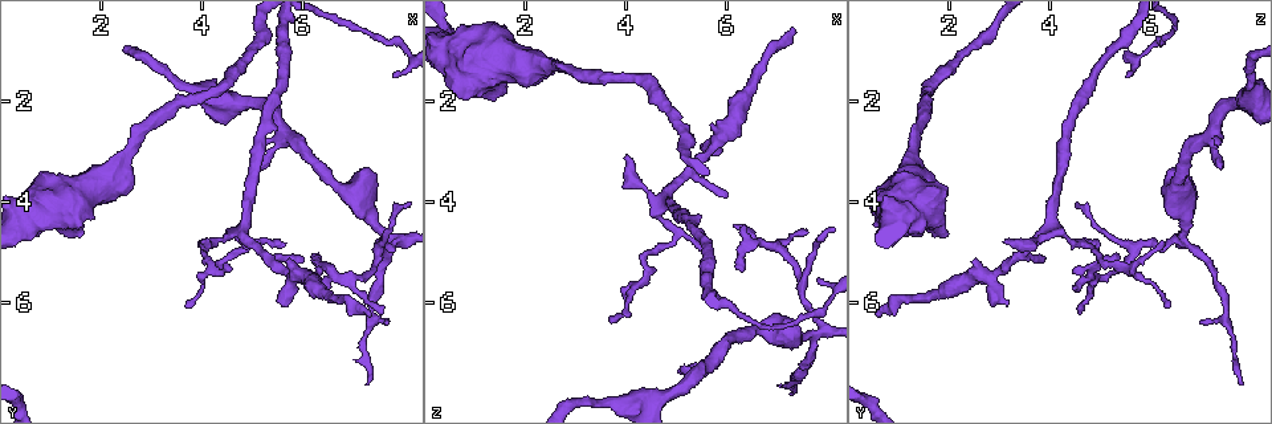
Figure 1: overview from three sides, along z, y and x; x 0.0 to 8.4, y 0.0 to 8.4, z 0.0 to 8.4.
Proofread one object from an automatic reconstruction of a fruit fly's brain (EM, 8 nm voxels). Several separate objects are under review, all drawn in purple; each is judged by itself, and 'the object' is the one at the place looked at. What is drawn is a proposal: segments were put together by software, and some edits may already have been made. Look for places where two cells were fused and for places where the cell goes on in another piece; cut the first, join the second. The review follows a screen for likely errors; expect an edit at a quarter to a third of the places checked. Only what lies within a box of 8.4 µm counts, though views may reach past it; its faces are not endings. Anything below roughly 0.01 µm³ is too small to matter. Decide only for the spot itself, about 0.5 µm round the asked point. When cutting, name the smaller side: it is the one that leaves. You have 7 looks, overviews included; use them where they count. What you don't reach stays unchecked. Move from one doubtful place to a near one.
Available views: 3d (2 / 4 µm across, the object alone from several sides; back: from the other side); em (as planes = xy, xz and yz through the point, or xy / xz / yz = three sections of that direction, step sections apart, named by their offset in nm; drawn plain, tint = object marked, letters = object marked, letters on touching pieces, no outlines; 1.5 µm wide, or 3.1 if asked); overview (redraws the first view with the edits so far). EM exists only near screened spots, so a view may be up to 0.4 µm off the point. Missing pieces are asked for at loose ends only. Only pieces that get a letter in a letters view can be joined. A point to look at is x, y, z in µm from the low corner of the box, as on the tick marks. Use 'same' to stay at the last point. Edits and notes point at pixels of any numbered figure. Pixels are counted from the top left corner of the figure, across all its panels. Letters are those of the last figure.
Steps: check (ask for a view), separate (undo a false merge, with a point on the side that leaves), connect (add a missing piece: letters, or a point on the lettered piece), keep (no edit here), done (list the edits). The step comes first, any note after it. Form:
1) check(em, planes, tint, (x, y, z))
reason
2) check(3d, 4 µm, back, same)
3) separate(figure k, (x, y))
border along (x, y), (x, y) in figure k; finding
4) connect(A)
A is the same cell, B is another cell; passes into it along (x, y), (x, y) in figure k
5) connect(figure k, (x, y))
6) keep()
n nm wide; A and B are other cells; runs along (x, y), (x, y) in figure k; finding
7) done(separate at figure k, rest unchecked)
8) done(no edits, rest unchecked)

check(em, planes, tint, (7.35, 6.25, 7.55))
a narrow waist

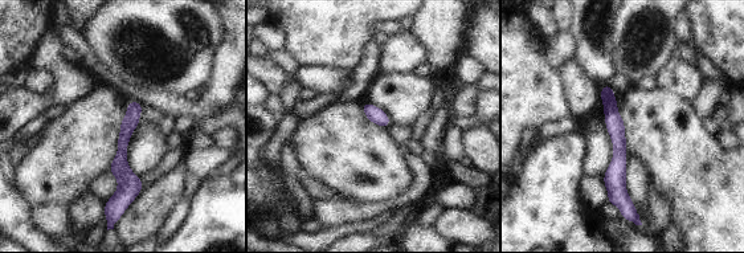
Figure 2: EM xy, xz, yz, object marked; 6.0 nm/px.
check(em, planes, letters, same)
what lies round it

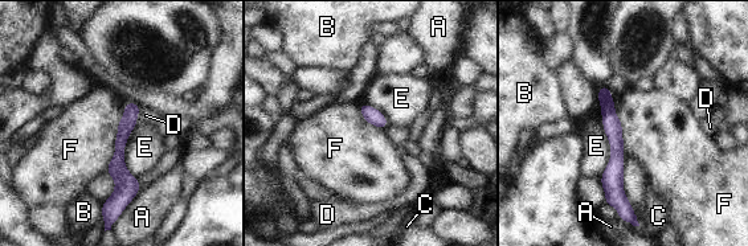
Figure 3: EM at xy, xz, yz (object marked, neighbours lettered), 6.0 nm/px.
keep()
A, B, C, D, E and F are other cells; runs along (605, 94), (616, 197), (633, 220) in figure 3; continuous, no second cell

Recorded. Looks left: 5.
check(3d, 2 µm, (4.00, 4.80, 6.25))
tapers out

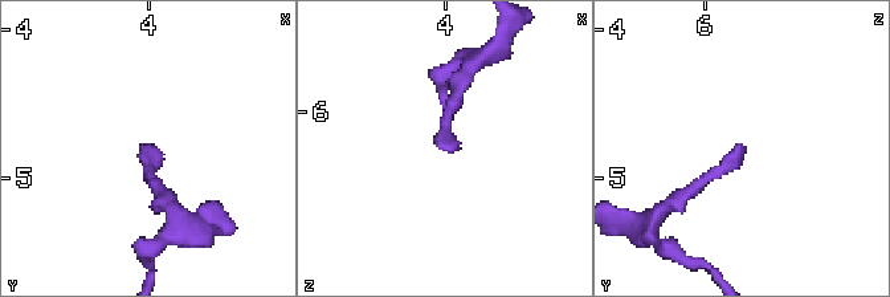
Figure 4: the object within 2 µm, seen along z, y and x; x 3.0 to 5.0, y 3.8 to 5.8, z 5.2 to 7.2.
check(em, xy, step 4, tint, (3.96, 4.80, 6.26))
need the tissue

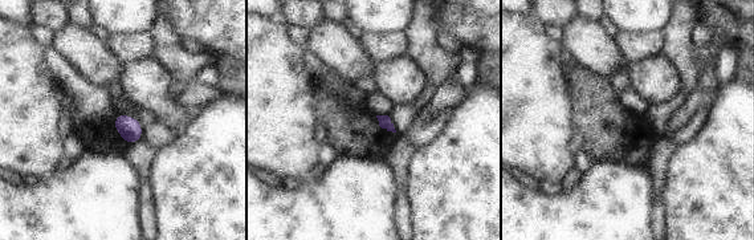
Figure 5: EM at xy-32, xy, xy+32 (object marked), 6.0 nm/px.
check(em, planes, letters, same)

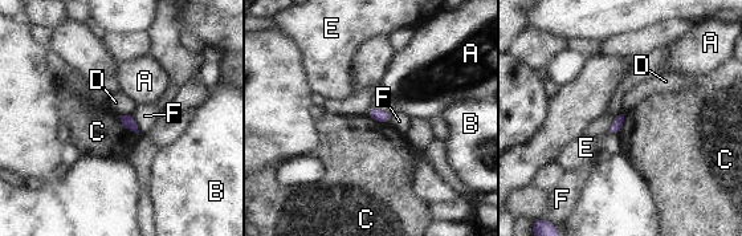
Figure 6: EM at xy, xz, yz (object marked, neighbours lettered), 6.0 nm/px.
keep()
C touches over 170 nm; A, B, C, D, E and F are other cells; no lettered piece goes on from it

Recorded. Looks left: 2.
check(em, planes, tint, (2.45, 3.25, 1.25))

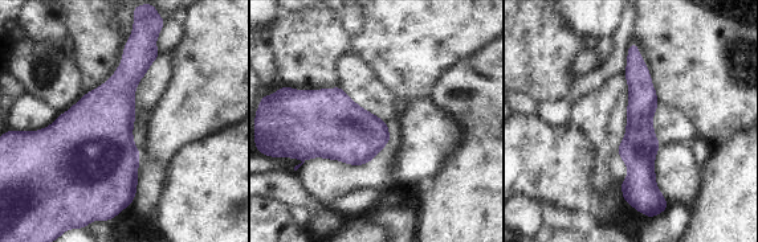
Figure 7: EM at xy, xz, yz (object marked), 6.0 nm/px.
check(em, planes, letters, same)

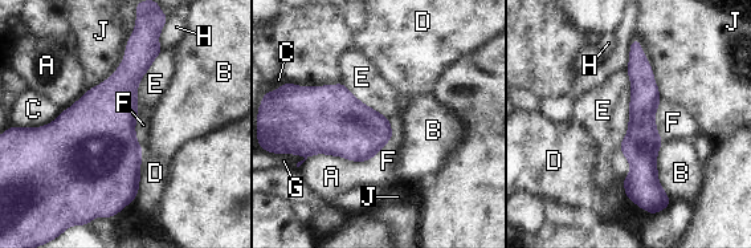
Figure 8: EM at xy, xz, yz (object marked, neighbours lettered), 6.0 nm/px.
keep()
200 nm wide; A, B, C, D, E, F, G, H and J are other cells; border along (627, 70), (629, 120), (619, 150) in figure 8; all the same cell

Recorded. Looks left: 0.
done(no edits, rest unchecked)

